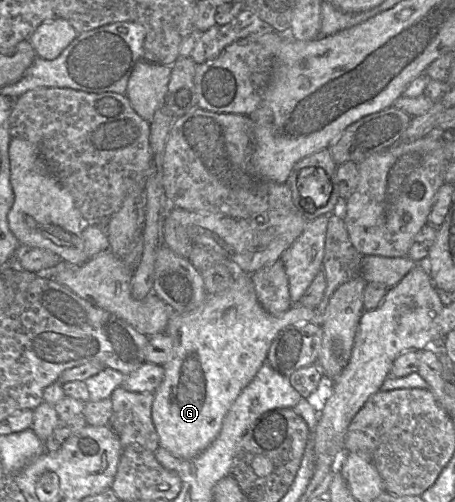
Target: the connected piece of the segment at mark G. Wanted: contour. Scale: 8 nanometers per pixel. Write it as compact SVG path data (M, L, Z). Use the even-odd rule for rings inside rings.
M242 272L235 273L233 284L224 291L208 294L205 301L194 311L184 314L173 312L165 330L165 333L171 337L173 342L172 358L163 365L165 370L164 380L154 392L152 404L152 420L159 436L160 446L182 459L192 459L203 452L219 435L224 418L234 401L266 362L268 350L277 334L286 326L311 322L313 317L314 309L299 304L293 304L286 312L279 315L272 315L266 312L257 299L251 275Z

